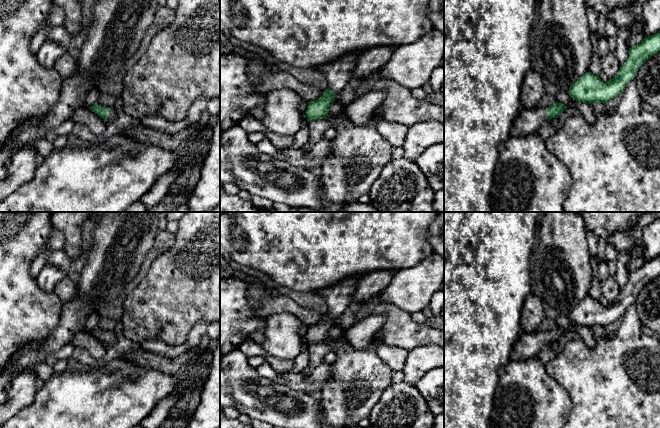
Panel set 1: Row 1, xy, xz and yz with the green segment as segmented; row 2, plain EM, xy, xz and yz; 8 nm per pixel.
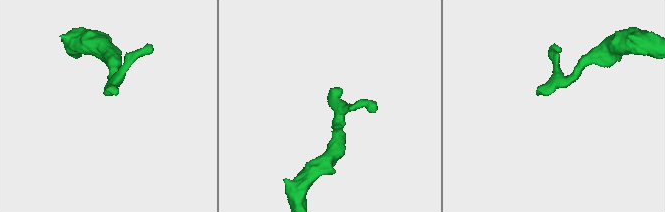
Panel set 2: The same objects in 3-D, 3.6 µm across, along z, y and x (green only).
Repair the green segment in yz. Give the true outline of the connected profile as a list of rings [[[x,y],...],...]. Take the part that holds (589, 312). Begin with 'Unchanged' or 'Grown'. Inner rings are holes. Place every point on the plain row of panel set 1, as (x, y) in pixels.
Unchanged. [[[660,255],[645,261],[640,268],[629,272],[629,281],[614,302],[603,306],[598,299],[588,295],[569,312],[568,318],[578,326],[591,329],[595,326],[605,328],[622,318],[627,308],[636,301],[639,292],[659,275]]]

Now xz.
Grown. [[[365,275],[349,277],[336,284],[313,292],[314,294],[321,295],[325,298],[328,312],[324,314],[323,319],[320,322],[308,326],[306,334],[308,346],[324,343],[328,339],[330,328],[335,325],[337,318],[352,302],[356,285],[363,276]]]

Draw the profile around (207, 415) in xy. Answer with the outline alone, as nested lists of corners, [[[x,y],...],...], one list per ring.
[[[220,336],[212,354],[208,378],[200,392],[200,402],[187,428],[220,427]]]

